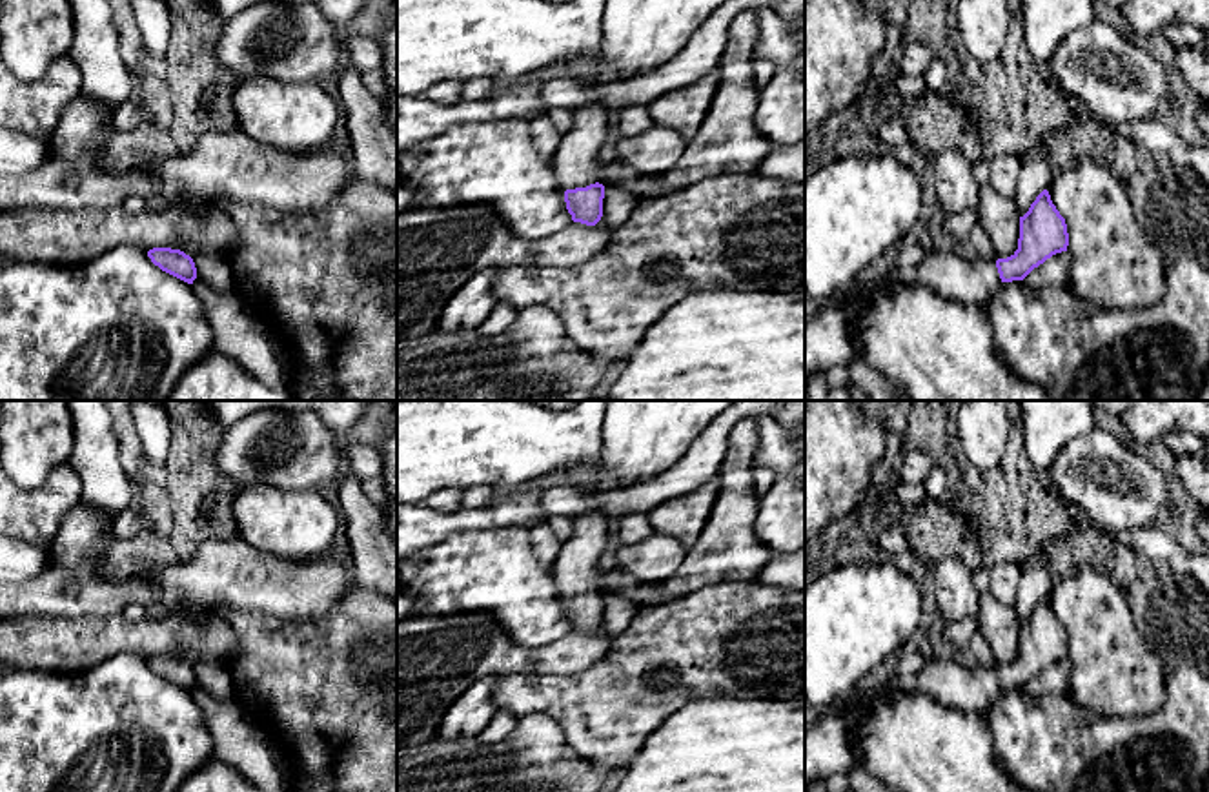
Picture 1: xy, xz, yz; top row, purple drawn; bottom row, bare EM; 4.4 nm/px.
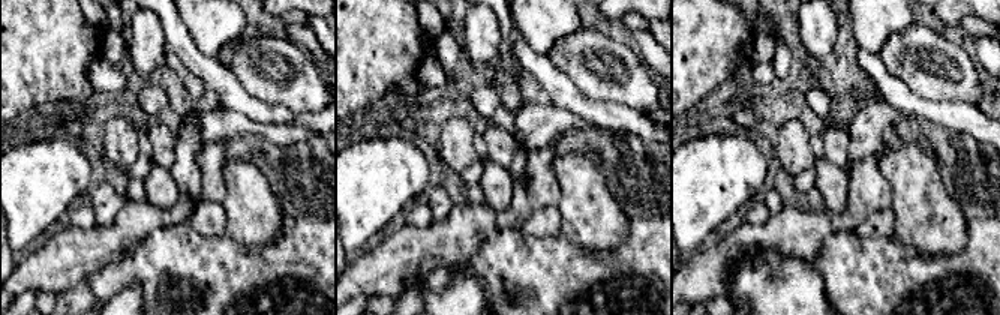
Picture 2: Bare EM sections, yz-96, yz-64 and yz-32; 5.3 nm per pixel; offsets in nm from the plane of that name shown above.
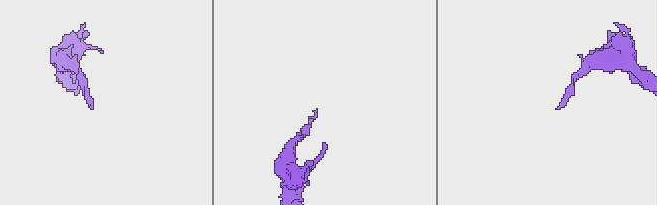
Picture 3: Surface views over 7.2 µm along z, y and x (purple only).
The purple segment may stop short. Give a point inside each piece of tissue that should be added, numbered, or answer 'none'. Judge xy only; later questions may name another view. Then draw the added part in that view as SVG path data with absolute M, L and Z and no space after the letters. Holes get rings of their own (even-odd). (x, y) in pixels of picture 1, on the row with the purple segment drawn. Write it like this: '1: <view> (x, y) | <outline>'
none

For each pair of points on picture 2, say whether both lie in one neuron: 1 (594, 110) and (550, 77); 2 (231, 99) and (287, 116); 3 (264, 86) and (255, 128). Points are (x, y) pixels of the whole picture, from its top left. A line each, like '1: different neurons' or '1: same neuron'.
1: same neuron
2: same neuron
3: different neurons

